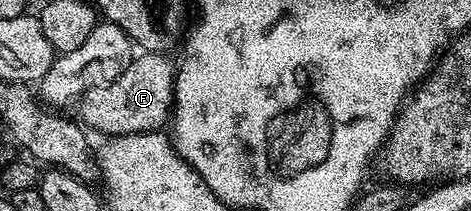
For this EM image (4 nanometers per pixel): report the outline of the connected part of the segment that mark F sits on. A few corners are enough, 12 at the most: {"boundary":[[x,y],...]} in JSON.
{"boundary":[[142,52],[77,103],[102,136],[149,134],[172,114],[176,66]]}

